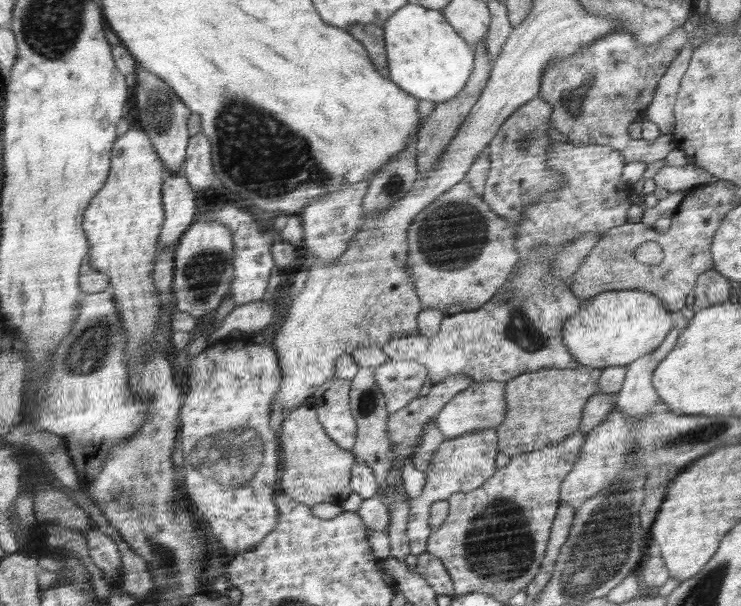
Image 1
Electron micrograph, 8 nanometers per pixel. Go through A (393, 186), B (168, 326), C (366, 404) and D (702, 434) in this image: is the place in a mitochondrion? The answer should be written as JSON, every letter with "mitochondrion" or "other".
{"A":"mitochondrion","B":"other","C":"mitochondrion","D":"mitochondrion"}

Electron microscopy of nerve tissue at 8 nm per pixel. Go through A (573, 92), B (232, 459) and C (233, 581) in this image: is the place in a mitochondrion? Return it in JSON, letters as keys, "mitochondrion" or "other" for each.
{"A":"mitochondrion","B":"mitochondrion","C":"other"}

